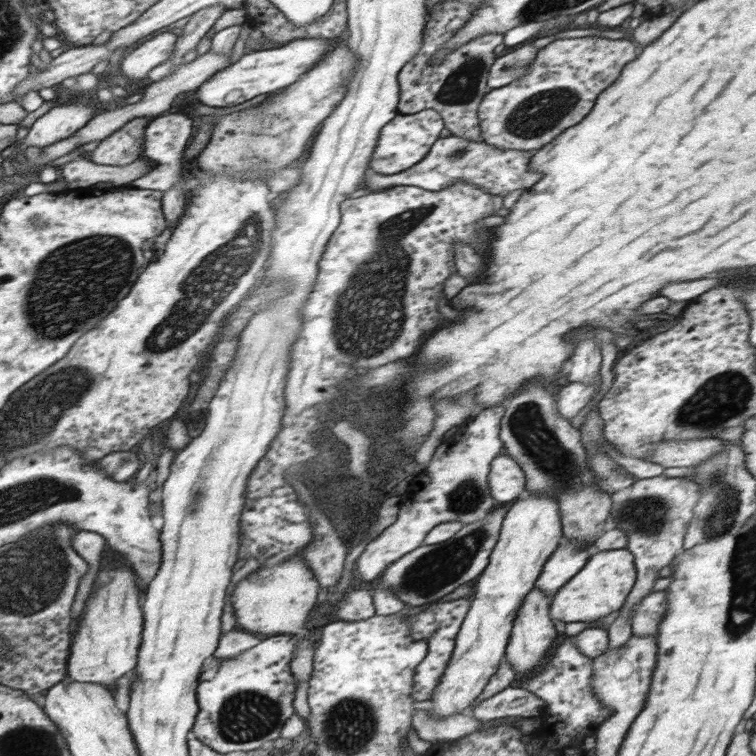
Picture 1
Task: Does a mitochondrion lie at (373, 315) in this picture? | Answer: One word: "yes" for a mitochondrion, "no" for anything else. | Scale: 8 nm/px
yes

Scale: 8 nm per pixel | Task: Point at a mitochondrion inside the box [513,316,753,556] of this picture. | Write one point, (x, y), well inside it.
(723, 500)

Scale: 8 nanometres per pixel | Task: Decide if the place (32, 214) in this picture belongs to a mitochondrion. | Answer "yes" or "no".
no

